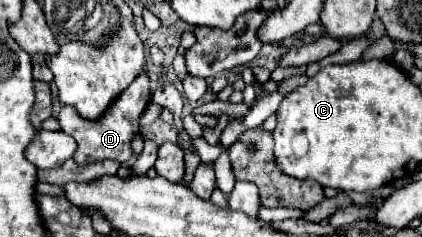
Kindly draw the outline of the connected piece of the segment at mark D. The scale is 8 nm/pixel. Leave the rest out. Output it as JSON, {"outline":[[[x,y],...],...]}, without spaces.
{"outline":[[[140,74],[120,94],[120,98],[110,106],[110,110],[100,120],[96,120],[96,122],[88,122],[84,118],[80,118],[80,114],[72,106],[64,106],[60,110],[58,122],[60,122],[60,128],[66,134],[70,134],[76,140],[76,144],[78,144],[74,160],[80,166],[94,164],[94,162],[100,162],[100,160],[126,162],[132,156],[132,140],[140,132],[140,124],[138,122],[140,122],[140,116],[142,116],[142,112],[144,112],[148,102],[150,102],[150,80],[148,80],[146,74]]]}

